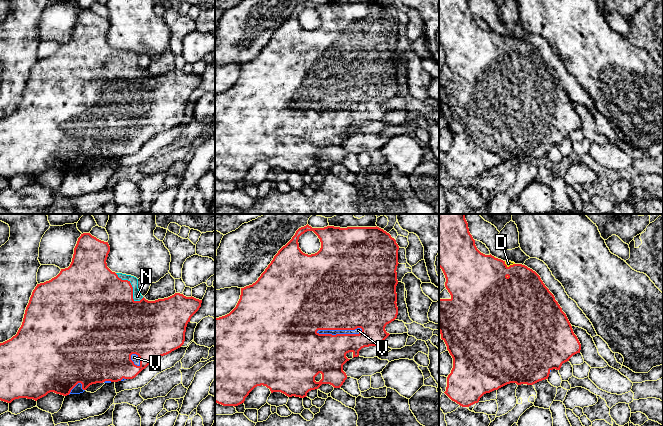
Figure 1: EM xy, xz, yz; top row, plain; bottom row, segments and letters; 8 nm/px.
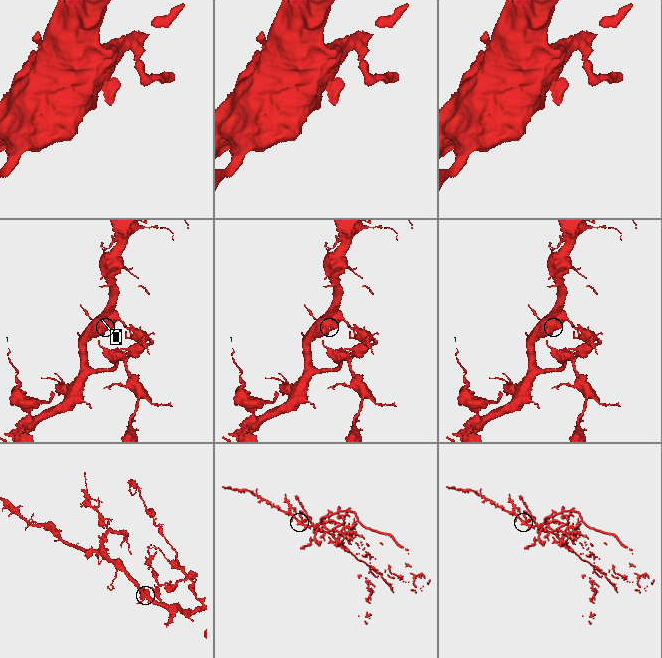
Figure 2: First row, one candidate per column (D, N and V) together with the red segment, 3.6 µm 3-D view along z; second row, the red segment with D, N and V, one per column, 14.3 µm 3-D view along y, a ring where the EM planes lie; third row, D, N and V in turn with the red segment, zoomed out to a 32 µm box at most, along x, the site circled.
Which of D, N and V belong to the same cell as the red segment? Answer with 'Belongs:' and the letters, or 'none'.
Belongs: D, N, V

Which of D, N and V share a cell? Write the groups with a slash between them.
D N V

